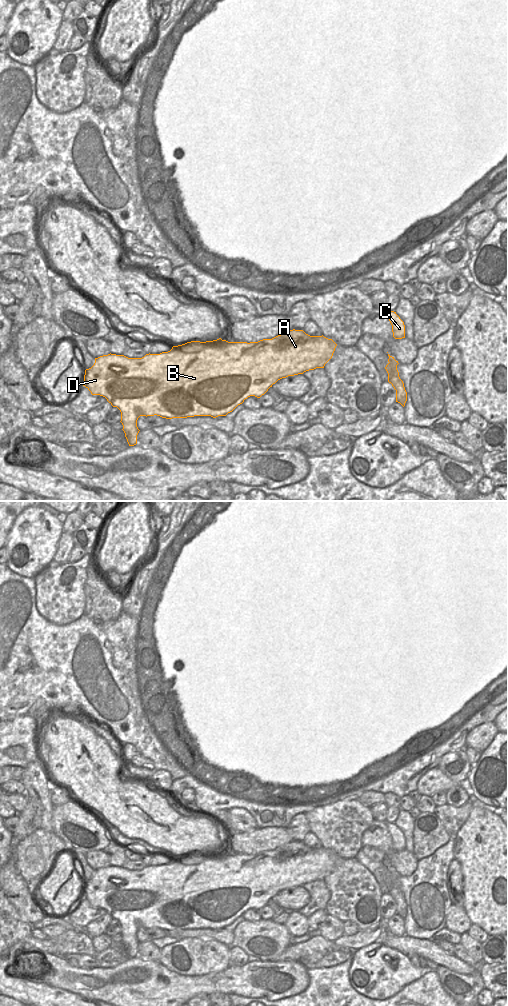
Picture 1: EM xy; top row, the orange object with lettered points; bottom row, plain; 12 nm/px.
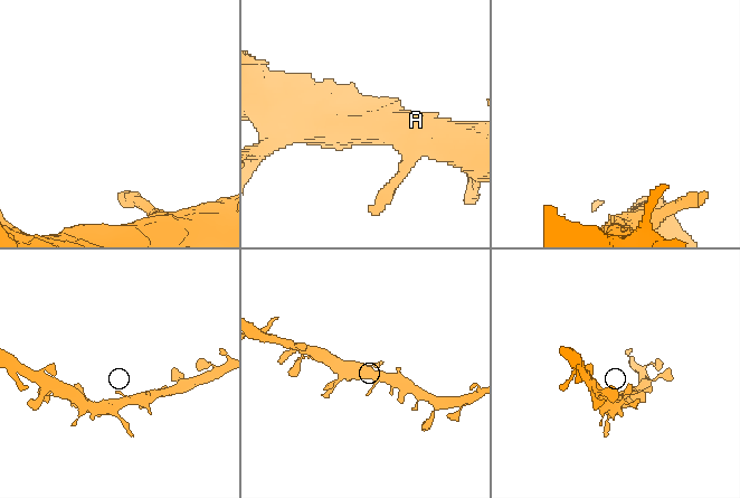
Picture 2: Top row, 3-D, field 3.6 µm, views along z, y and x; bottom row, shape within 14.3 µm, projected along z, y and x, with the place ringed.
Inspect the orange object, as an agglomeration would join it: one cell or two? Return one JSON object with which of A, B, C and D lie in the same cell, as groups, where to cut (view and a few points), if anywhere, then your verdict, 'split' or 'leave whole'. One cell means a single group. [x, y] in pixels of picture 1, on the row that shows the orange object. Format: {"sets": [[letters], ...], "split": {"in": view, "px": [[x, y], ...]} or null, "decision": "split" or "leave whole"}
{"sets": [["A", "B", "C", "D"]], "split": null, "decision": "leave whole"}

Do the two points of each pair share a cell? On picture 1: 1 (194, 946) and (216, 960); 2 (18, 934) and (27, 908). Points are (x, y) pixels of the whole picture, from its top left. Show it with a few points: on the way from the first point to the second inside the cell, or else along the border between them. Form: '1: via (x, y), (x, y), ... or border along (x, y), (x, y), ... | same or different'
1: via (199, 951), (204, 956), (211, 956) | same
2: border along (10, 902), (18, 916), (24, 922), (31, 925) | different

